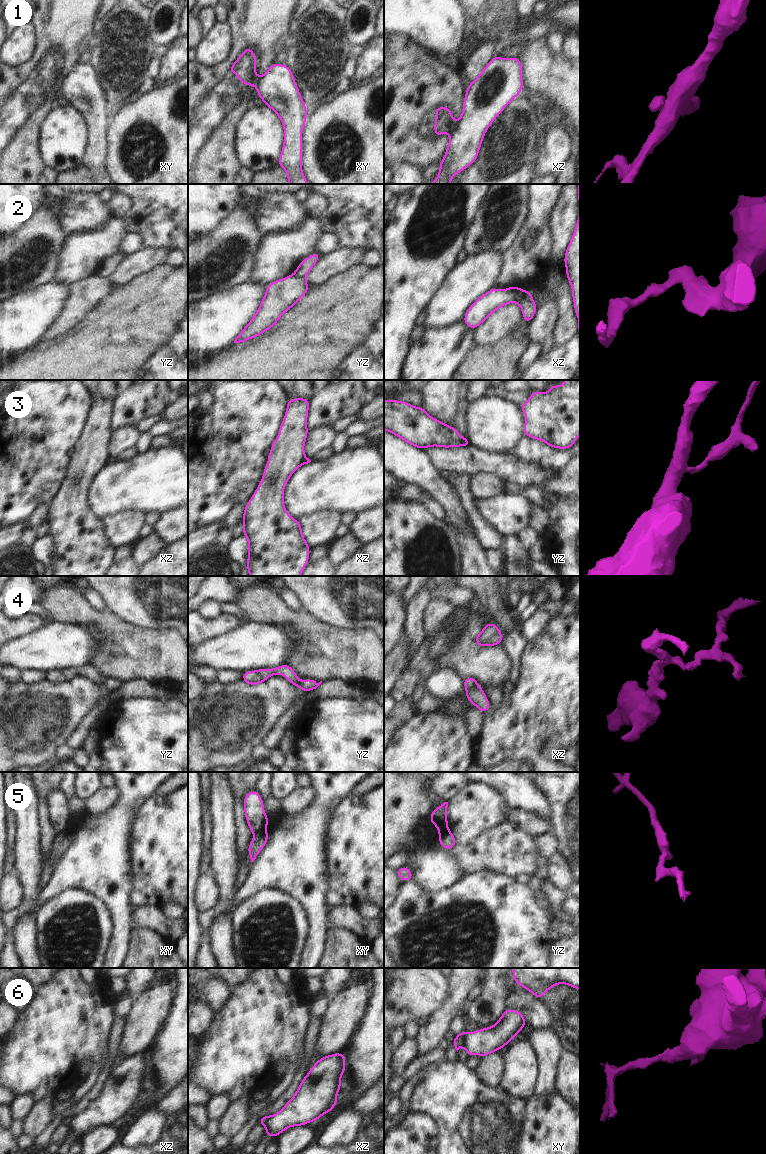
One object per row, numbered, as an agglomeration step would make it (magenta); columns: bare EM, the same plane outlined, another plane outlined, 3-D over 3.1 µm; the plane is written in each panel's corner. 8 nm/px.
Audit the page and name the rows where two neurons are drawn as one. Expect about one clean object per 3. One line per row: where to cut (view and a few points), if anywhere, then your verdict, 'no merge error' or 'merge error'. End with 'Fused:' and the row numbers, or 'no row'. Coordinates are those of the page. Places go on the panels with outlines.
1: cut in xy along (261, 77), (254, 85); merge error
2: cut in xz along (506, 289), (515, 301); merge error
3: cut in yz along (467, 438), (462, 441), (461, 445); merge error
4: cut in xz along (478, 685), (466, 690); merge error
5: cut in xy along (265, 830), (255, 837); merge error
6: cut in xy along (467, 1033), (462, 1045); merge error
Fused: 1, 2, 3, 4, 5, 6

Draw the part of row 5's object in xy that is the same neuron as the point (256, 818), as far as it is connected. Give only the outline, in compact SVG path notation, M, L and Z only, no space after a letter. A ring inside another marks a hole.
M256 789L246 794L243 800L244 815L253 836L266 831L269 818L264 811L264 803Z

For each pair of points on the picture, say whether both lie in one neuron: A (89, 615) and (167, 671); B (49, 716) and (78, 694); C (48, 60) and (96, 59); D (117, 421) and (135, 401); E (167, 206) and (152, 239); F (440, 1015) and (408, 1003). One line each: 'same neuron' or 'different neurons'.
A: same neuron
B: same neuron
C: different neurons
D: same neuron
E: same neuron
F: different neurons

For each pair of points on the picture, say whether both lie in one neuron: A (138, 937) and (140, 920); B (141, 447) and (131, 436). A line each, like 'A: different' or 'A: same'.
A: different
B: different

